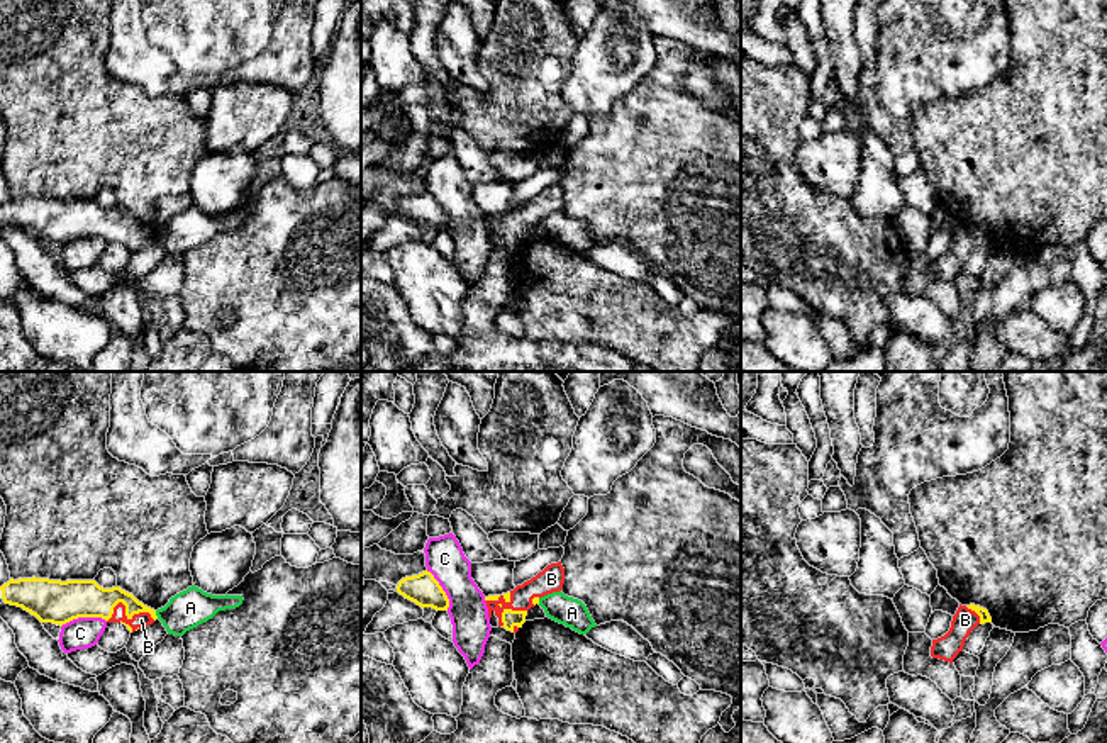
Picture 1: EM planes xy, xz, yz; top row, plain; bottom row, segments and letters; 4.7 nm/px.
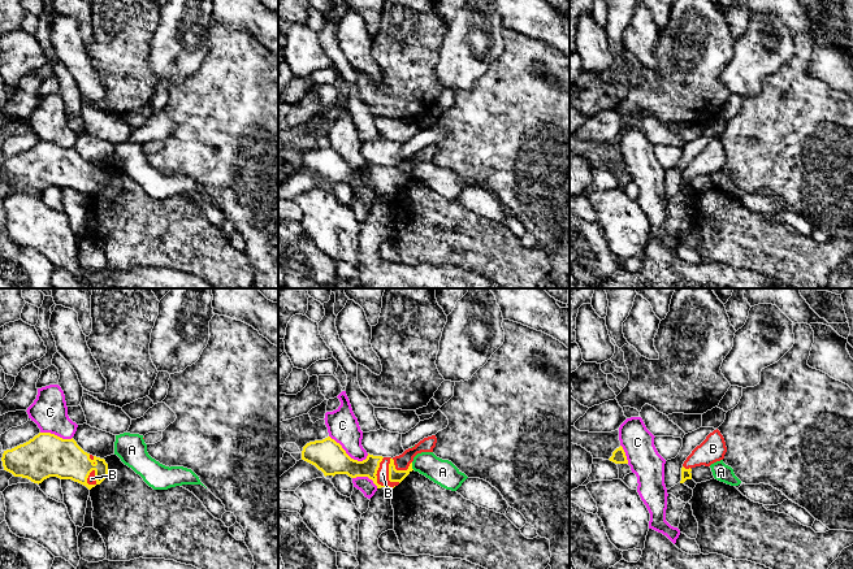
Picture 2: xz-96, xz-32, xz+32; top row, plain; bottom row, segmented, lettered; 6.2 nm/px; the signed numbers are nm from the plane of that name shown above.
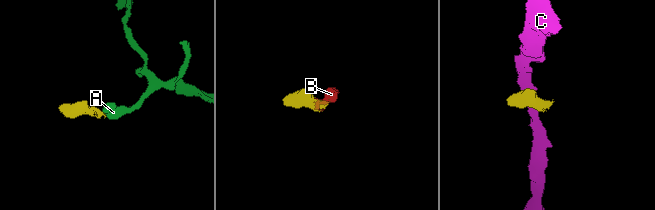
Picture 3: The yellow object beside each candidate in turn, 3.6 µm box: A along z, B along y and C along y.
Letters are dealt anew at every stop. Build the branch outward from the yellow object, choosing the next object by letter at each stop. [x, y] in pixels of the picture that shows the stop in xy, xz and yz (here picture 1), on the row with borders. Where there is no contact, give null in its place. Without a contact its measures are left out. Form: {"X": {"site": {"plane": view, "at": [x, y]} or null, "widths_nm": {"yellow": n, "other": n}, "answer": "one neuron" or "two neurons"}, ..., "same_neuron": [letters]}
{"A": {"site": {"plane": "xy", "at": [155, 614]}, "widths_nm": {"yellow": 120, "other": 180}, "answer": "two neurons"}, "B": {"site": {"plane": "xz", "at": [506, 609]}, "widths_nm": {"yellow": 80, "other": 120}, "answer": "one neuron"}, "C": {"site": {"plane": "xy", "at": [83, 616]}, "widths_nm": {"yellow": 200, "other": 150}, "answer": "two neurons"}, "same_neuron": ["B"]}

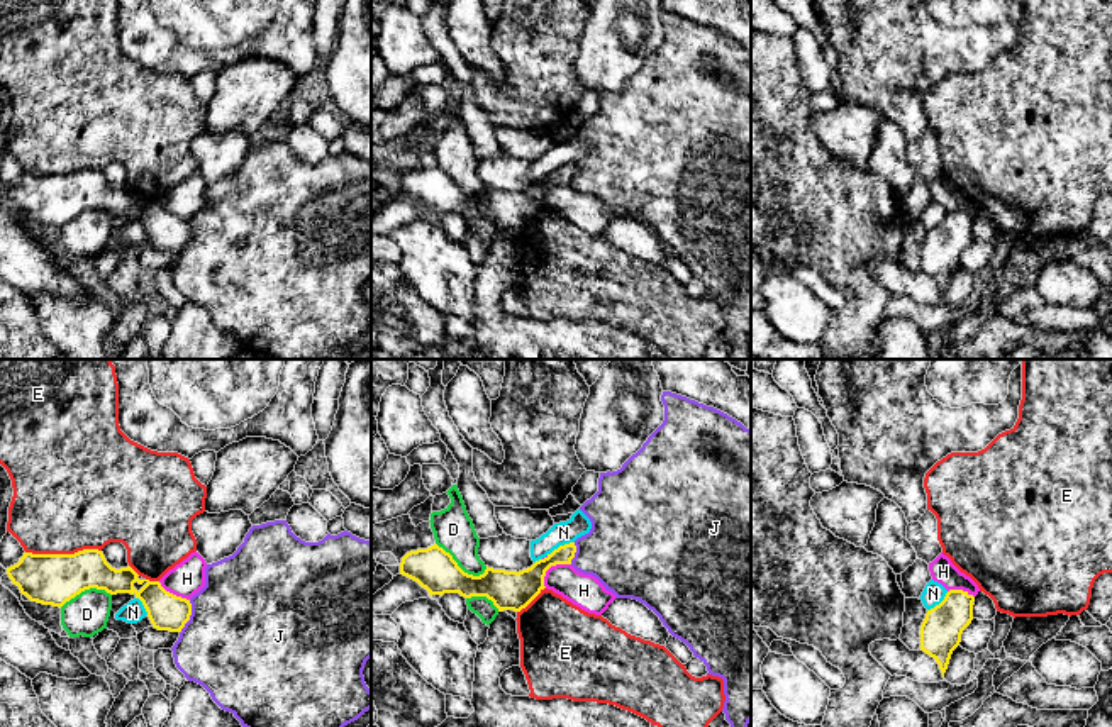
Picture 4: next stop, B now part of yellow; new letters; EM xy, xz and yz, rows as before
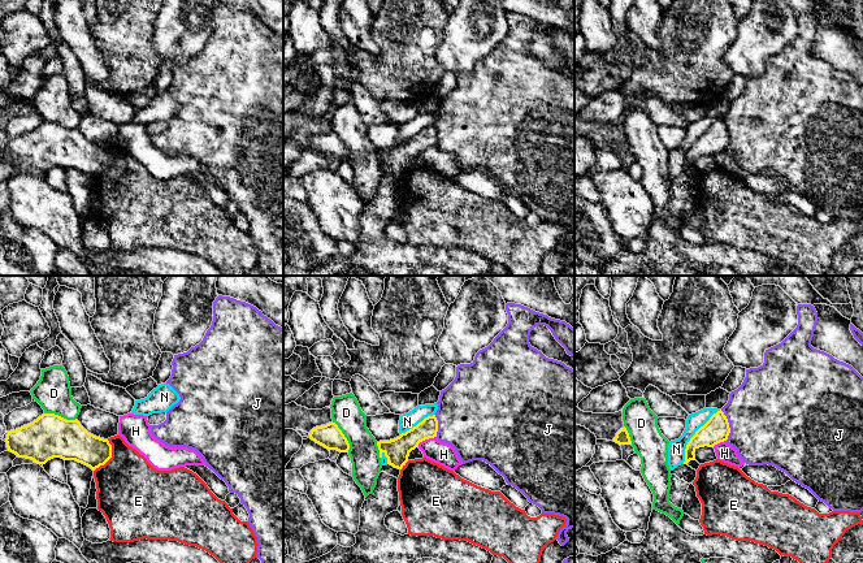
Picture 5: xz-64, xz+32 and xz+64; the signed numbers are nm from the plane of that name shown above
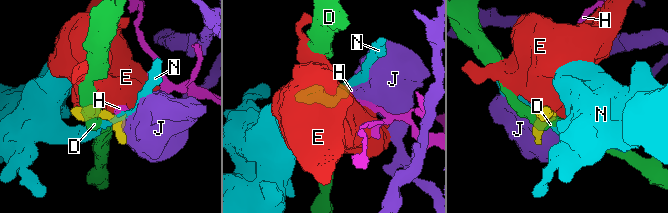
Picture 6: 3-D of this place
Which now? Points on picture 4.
{"D": {"site": {"plane": "xz", "at": [458, 566]}, "widths_nm": {"yellow": 200, "other": 190}, "answer": "two neurons"}, "E": {"site": {"plane": "xy", "at": [63, 554]}, "widths_nm": {"yellow": 240, "other": 480}, "answer": "two neurons"}, "H": {"site": {"plane": "xz", "at": [551, 565]}, "widths_nm": {"yellow": 190, "other": 160}, "answer": "two neurons"}, "J": {"site": {"plane": "xy", "at": [189, 617]}, "widths_nm": {"yellow": 180, "other": 500}, "answer": "two neurons"}, "N": {"site": {"plane": "xz", "at": [560, 546]}, "widths_nm": {"yellow": 150, "other": 110}, "answer": "two neurons"}, "same_neuron": []}

